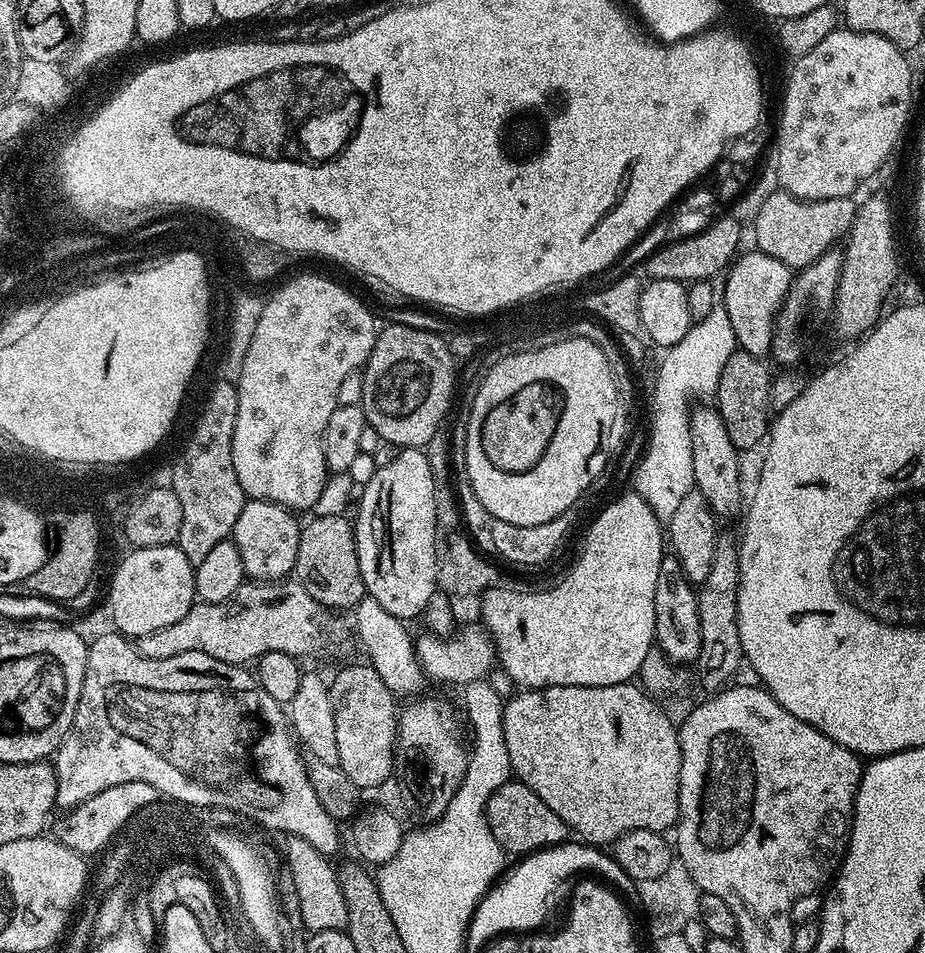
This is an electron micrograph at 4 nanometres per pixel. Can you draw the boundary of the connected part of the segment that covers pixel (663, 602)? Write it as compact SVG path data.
M665 554L658 569L658 586L654 589L654 622L656 623L655 647L667 660L677 666L695 665L702 646L702 626L698 626L697 589L684 577L678 558Z

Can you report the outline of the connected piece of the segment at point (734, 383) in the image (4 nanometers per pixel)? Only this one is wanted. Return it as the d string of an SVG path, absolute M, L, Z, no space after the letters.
M743 350L733 351L732 354L722 363L722 374L714 393L714 407L726 426L726 434L730 434L730 442L734 442L741 453L747 454L751 448L759 449L770 431L768 407L774 404L774 376L768 373L761 357Z

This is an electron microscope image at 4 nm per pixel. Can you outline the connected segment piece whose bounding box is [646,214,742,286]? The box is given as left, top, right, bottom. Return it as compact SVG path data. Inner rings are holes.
M727 214L721 220L713 219L701 232L695 232L684 240L674 240L670 244L665 244L653 256L648 257L647 275L653 280L673 280L685 286L699 280L712 280L716 275L719 277L741 251L740 229L741 222L732 214Z

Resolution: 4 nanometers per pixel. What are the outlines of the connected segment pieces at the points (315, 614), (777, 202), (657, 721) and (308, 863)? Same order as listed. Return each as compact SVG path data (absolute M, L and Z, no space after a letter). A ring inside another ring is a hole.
M285 578L282 580L261 580L259 582L245 582L236 592L236 594L228 601L218 602L217 604L205 604L203 602L193 603L192 608L186 614L182 614L182 618L178 618L178 622L173 622L170 626L162 626L162 630L154 630L154 634L146 634L139 637L135 641L137 650L146 658L174 658L174 654L186 654L187 652L201 652L202 654L210 654L214 658L218 658L218 662L226 662L227 664L238 664L241 666L251 665L253 662L260 659L268 651L281 652L282 654L290 654L297 658L305 658L309 656L312 660L324 660L327 656L336 656L344 648L344 643L347 642L348 636L350 640L350 628L347 623L343 624L339 620L337 613L331 608L325 608L319 604L314 598L310 598L310 594L301 586L295 579Z
M779 190L766 198L754 221L755 247L778 258L789 270L810 266L822 254L837 247L852 230L856 217L857 201L852 196L826 198L825 200L800 200L789 192ZM840 240L840 241L839 241Z
M635 683L615 684L614 686L550 686L539 690L520 690L517 696L508 696L502 714L502 734L506 736L506 754L510 754L510 766L512 776L520 783L530 786L558 818L573 833L576 832L581 841L589 846L608 846L618 837L627 832L637 832L638 830L650 830L661 834L675 829L676 819L680 813L678 806L678 782L680 781L680 771L682 770L682 754L680 753L680 734L677 725L672 724L672 720L651 700L643 687Z
M288 836L284 844L284 860L288 863L288 876L296 891L295 907L300 909L300 924L308 927L309 933L322 930L344 930L348 927L348 911L342 898L340 877L335 867L331 868L329 857L324 856L306 838Z

